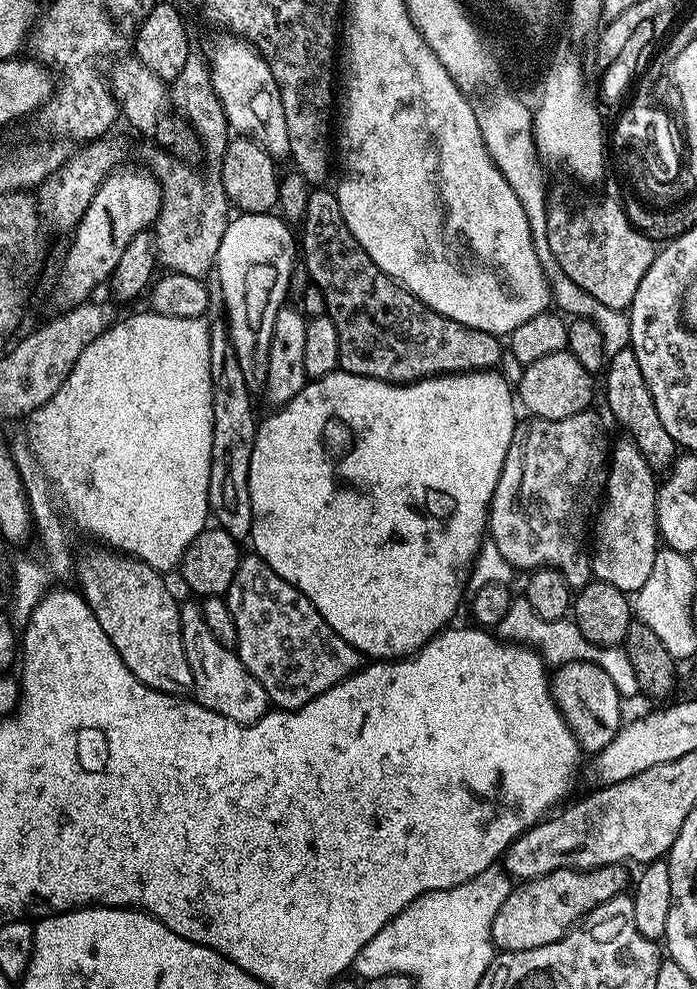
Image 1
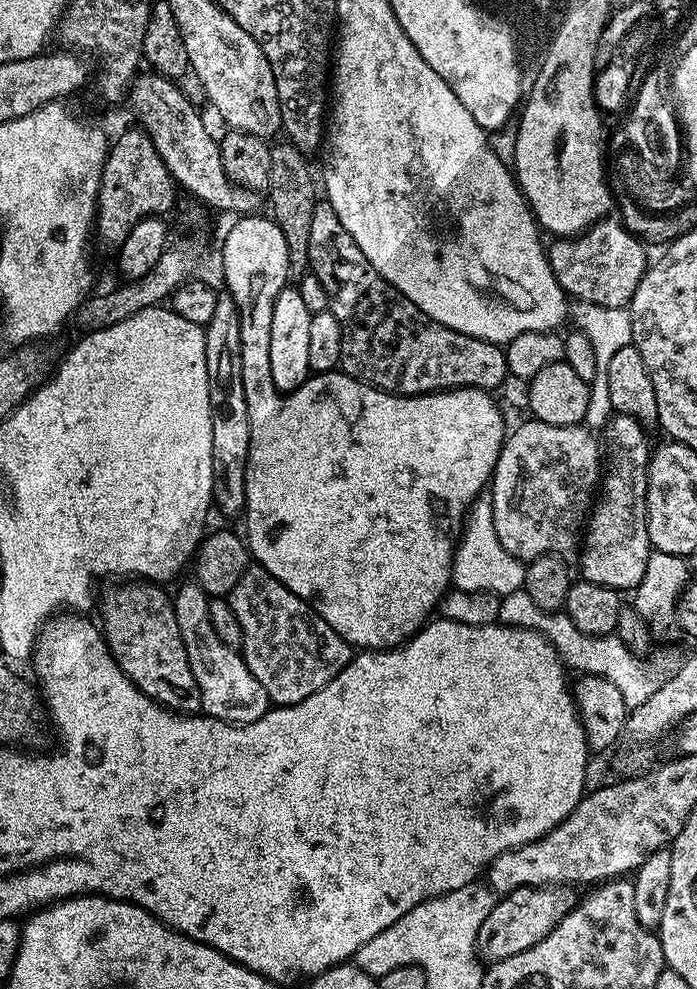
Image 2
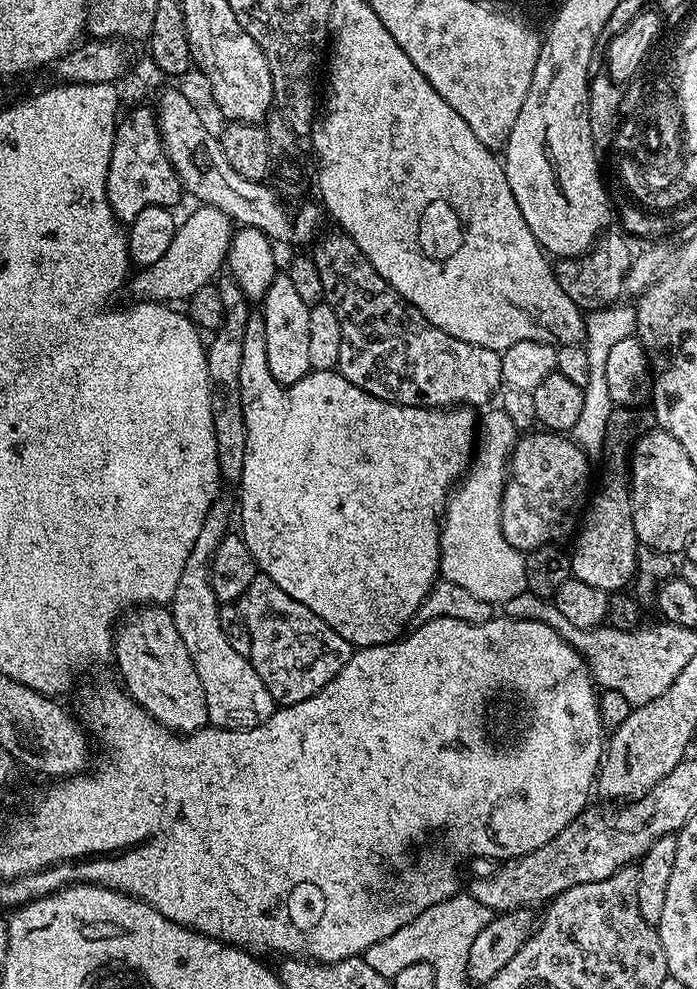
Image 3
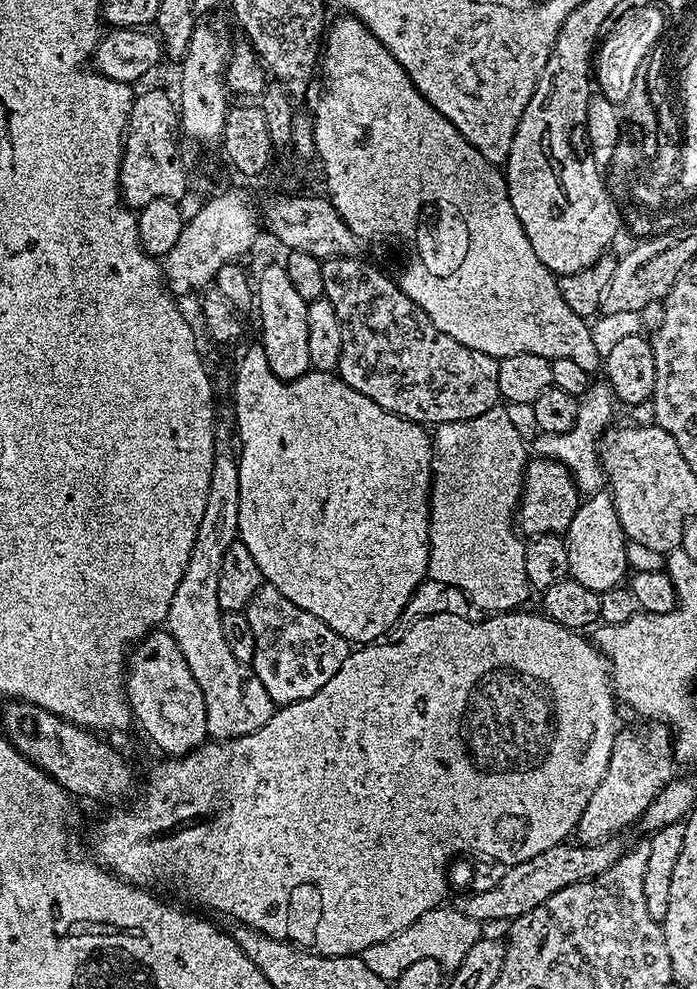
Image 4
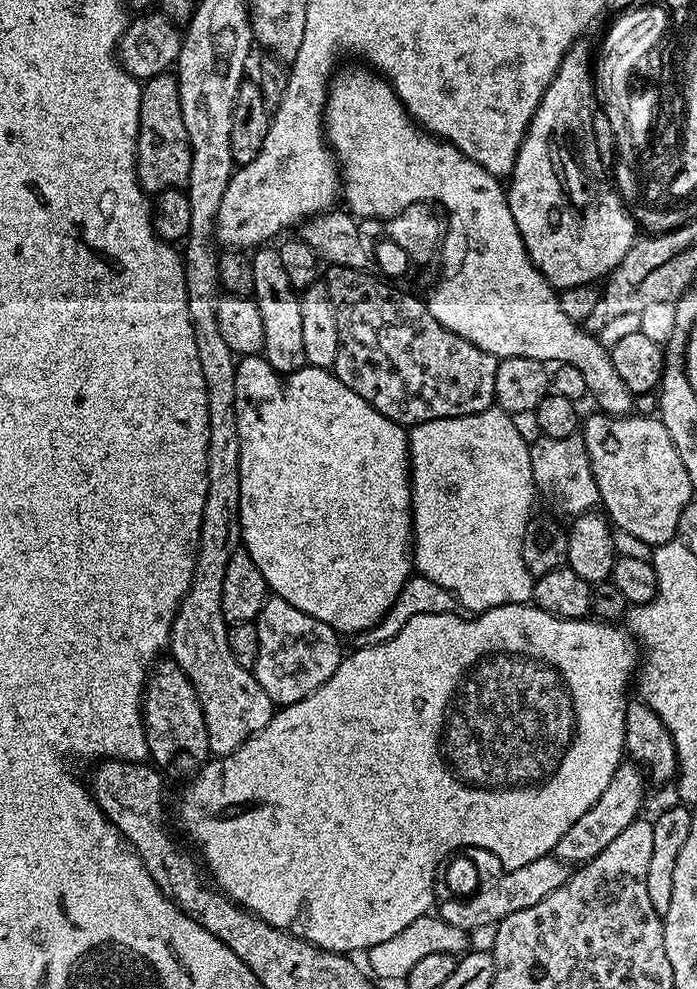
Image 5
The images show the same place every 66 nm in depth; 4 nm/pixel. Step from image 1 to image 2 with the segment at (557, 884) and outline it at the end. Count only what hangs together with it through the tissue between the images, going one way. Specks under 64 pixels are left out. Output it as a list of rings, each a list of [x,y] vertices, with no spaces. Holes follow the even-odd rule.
[[[533,886],[531,888],[515,888],[503,898],[497,899],[496,905],[484,923],[483,935],[488,940],[488,952],[493,961],[505,960],[522,950],[530,950],[538,942],[542,942],[560,925],[568,912],[574,907],[572,892],[568,886]]]

